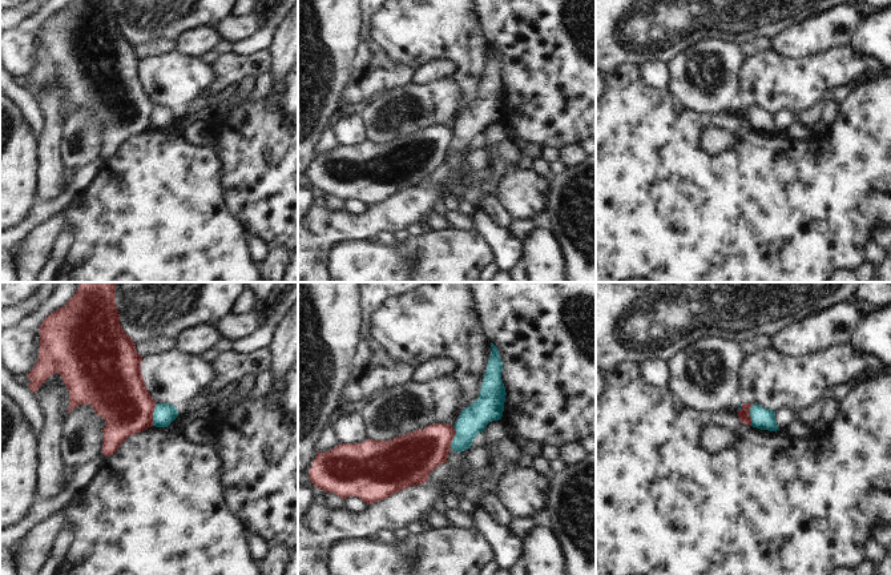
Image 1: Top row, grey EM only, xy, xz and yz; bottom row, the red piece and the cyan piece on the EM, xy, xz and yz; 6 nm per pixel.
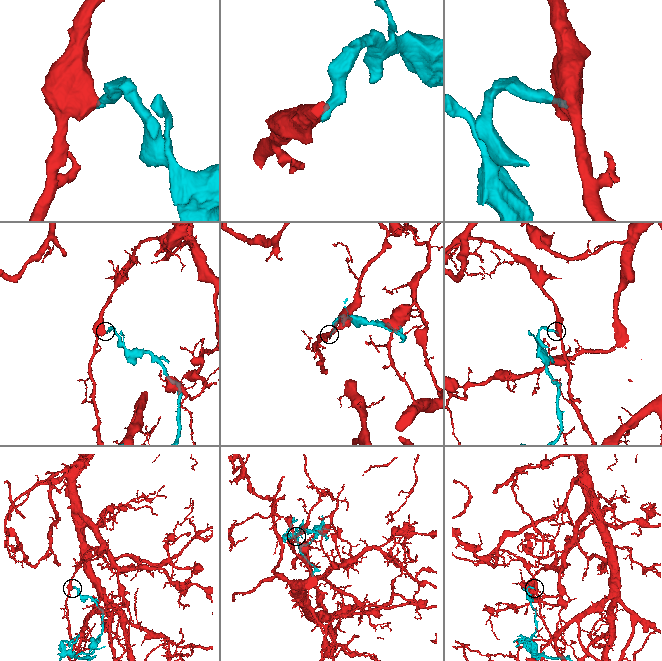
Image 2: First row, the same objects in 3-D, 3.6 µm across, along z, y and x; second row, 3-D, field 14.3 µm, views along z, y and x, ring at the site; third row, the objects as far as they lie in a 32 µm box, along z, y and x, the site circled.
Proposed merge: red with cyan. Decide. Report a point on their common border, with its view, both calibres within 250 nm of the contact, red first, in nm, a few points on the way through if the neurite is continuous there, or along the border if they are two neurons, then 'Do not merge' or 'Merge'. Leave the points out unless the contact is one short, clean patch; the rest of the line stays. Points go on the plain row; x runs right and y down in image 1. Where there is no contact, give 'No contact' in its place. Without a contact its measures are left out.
Touches red at xz (452, 140). Thickness 280 nm (red) against 170 nm. Boundary: xz (454, 128), (455, 137), (450, 151). Do not merge

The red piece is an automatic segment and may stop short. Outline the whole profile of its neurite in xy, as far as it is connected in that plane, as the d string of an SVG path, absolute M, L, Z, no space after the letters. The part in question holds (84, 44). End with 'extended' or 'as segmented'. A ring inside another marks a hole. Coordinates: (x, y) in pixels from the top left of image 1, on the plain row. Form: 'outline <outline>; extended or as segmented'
outline M70 0L65 8L51 15L40 29L37 65L28 77L29 91L37 91L59 75L69 93L68 116L80 106L90 106L106 122L102 156L113 157L132 137L153 128L156 104L141 75L134 43L124 33L116 0Z; as segmented

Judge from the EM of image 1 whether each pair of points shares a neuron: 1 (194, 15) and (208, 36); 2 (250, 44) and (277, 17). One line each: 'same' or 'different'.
1: different
2: same

